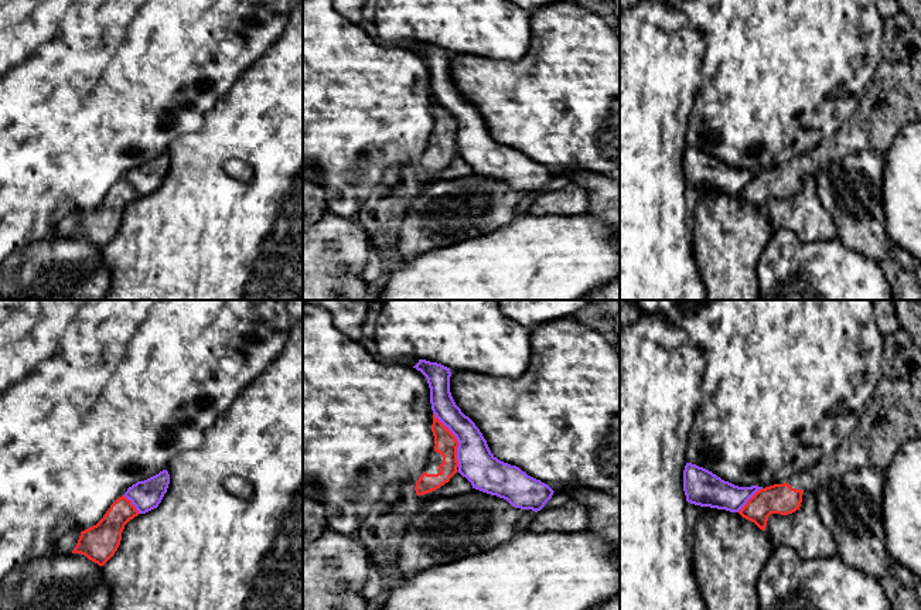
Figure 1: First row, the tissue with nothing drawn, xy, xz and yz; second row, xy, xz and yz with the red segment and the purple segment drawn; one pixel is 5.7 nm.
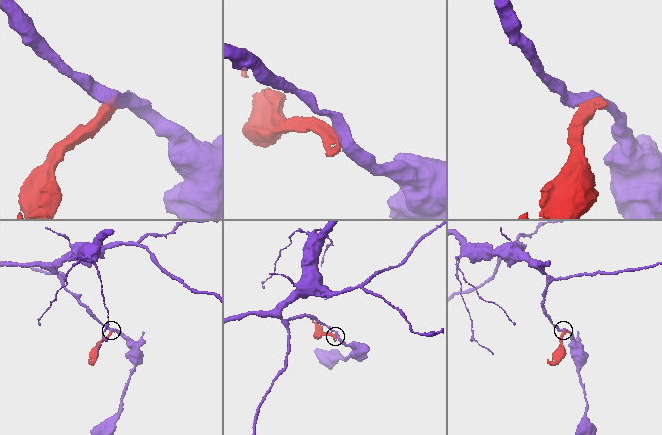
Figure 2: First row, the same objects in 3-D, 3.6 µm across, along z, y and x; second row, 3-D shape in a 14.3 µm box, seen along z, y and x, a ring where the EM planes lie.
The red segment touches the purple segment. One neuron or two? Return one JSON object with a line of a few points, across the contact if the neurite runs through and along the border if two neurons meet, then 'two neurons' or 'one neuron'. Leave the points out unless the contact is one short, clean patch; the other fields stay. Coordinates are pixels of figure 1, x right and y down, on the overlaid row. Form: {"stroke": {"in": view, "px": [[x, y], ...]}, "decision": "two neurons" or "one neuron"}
{"stroke": {"in": "xz", "px": [[433, 412], [457, 442], [459, 466]]}, "decision": "two neurons"}

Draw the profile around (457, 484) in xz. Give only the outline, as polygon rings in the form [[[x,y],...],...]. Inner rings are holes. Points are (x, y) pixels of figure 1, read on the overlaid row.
[[[458,471],[450,478],[448,483],[437,488],[436,491],[419,495],[416,500],[424,502],[437,495],[460,495],[473,490],[471,483],[463,477]]]

